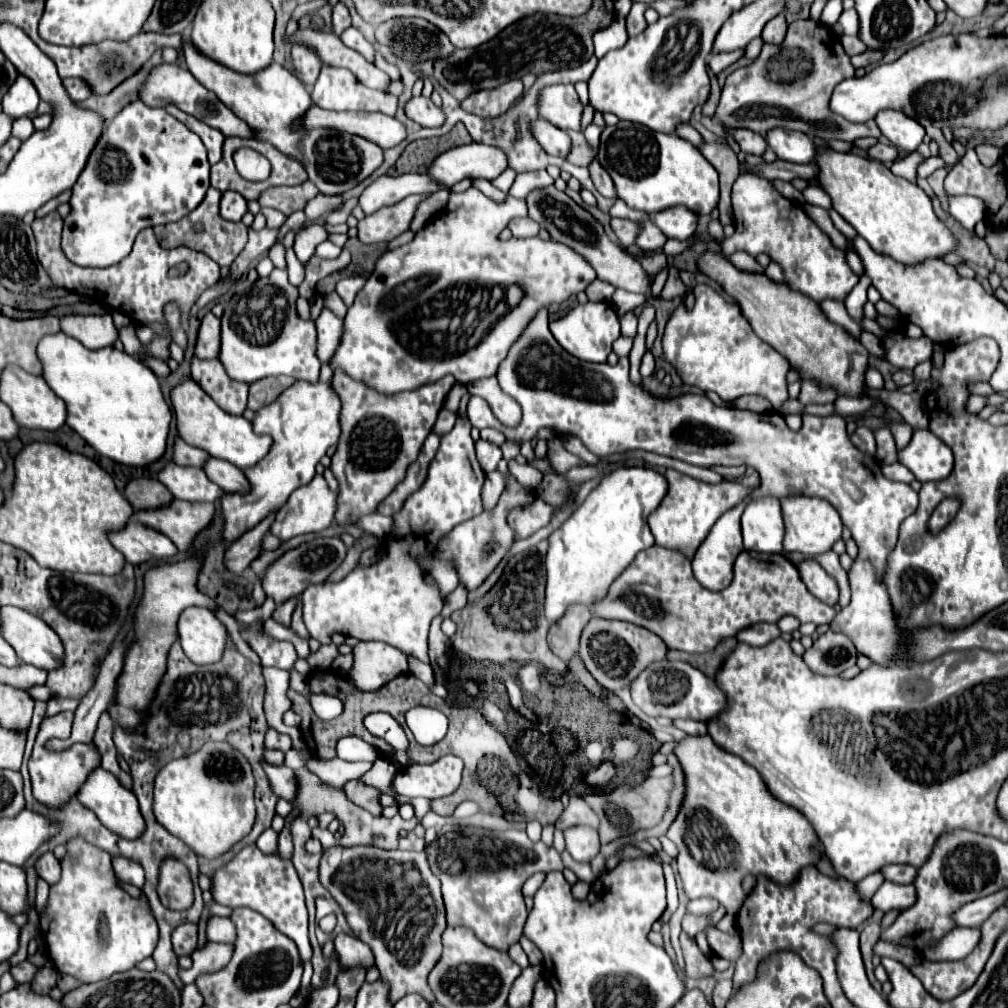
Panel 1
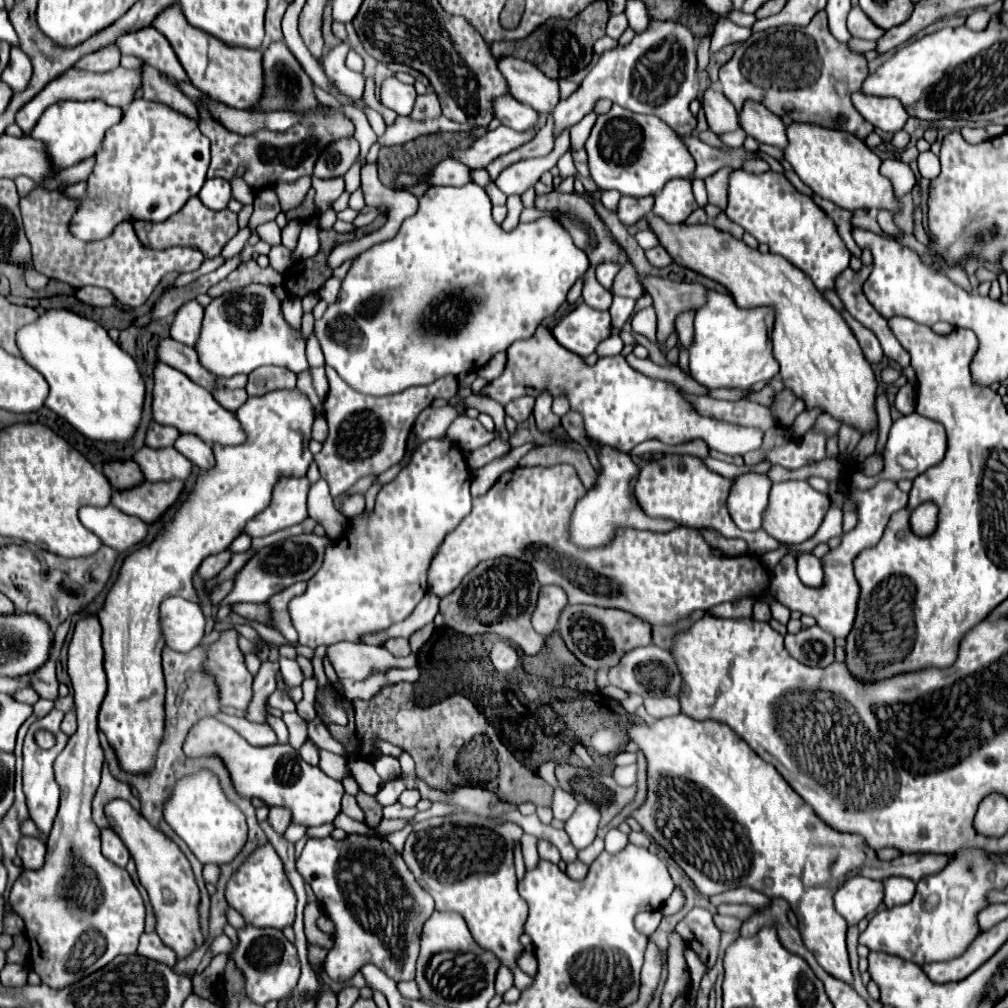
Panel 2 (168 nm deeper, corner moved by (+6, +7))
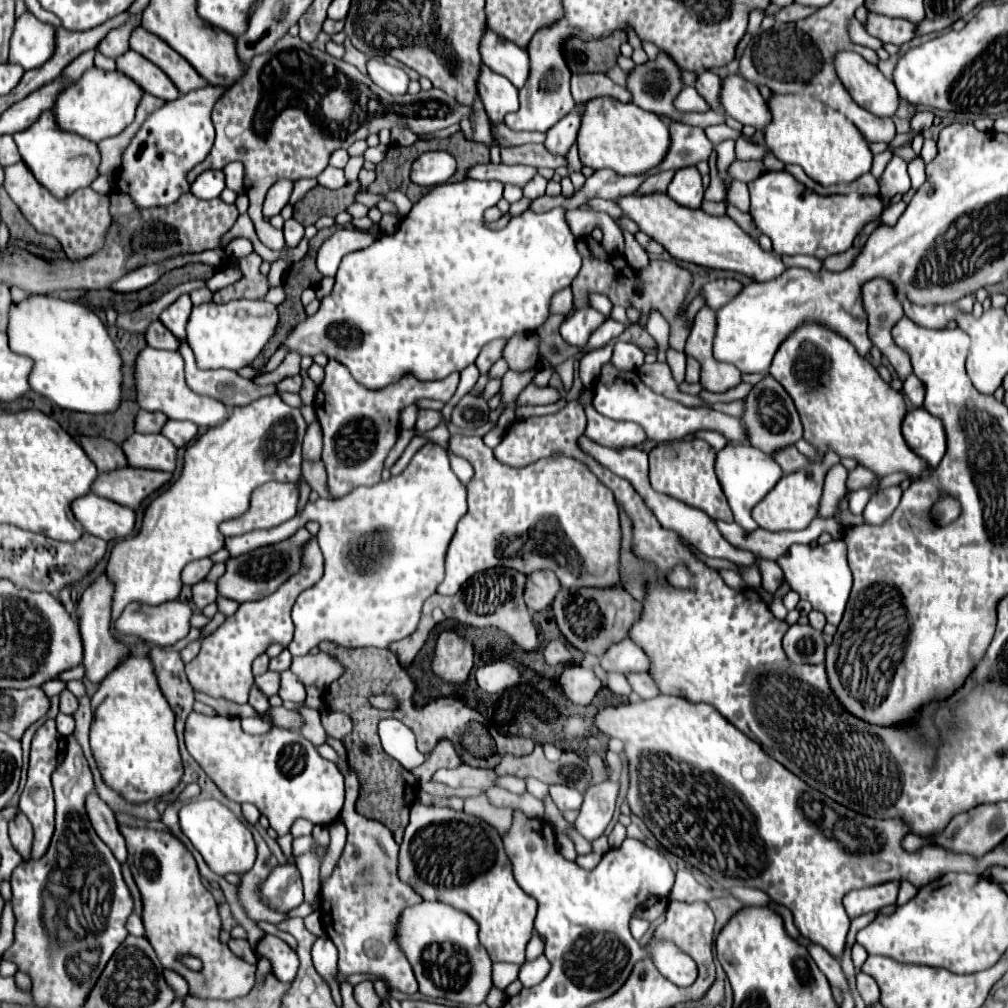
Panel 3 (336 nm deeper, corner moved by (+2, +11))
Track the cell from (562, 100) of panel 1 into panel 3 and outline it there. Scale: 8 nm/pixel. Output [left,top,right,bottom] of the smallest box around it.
[480,29,530,89]

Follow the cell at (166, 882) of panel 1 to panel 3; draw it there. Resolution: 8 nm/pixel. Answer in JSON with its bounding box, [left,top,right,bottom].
[120,827,256,999]

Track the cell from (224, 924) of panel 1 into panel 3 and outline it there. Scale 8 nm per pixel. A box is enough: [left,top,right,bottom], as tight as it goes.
[228,939,258,965]

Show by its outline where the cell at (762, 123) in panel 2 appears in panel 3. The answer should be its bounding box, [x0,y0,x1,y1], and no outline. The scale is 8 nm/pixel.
[720,73,770,129]

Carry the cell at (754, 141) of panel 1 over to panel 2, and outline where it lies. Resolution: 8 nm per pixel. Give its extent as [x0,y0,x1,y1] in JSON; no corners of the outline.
[704,89,740,135]

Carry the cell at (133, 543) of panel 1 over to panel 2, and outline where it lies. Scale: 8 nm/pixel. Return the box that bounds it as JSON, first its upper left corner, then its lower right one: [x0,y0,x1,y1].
[80,507,148,551]

